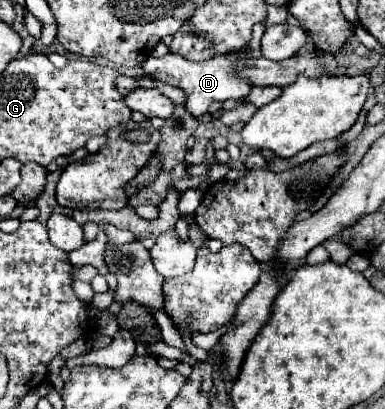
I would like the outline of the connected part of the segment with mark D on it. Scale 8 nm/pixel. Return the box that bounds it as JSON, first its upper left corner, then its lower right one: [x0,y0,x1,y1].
[142,24,264,116]

